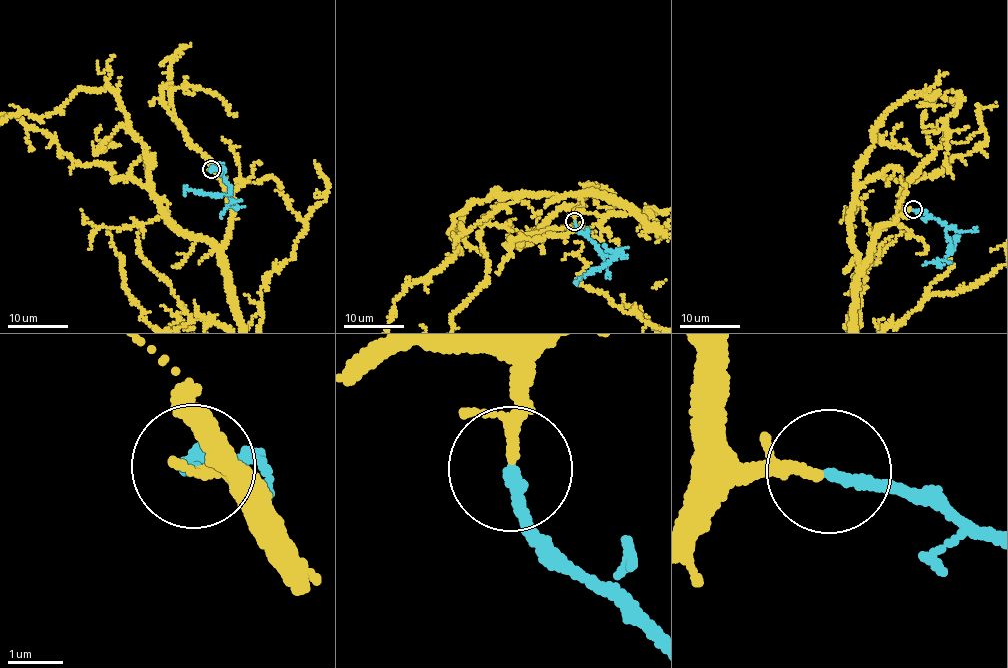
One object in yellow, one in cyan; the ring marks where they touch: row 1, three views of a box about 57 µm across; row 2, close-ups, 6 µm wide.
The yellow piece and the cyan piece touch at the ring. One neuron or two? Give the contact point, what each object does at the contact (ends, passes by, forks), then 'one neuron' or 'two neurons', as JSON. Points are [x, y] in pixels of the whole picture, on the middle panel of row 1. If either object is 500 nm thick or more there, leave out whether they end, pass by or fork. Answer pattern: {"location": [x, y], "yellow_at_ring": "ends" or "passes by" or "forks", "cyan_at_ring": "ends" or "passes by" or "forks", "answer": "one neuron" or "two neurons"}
{"location": [574, 221], "yellow_at_ring": "passes by", "cyan_at_ring": "ends", "answer": "one neuron"}

